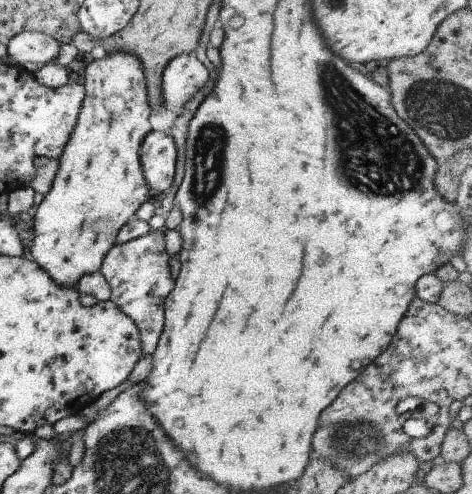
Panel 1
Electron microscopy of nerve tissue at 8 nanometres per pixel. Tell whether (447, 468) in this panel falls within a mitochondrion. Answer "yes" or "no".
no

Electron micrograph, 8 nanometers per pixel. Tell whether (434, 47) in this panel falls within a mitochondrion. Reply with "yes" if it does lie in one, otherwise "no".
no

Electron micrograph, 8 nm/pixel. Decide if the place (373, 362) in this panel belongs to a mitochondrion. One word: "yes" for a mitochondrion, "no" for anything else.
no

